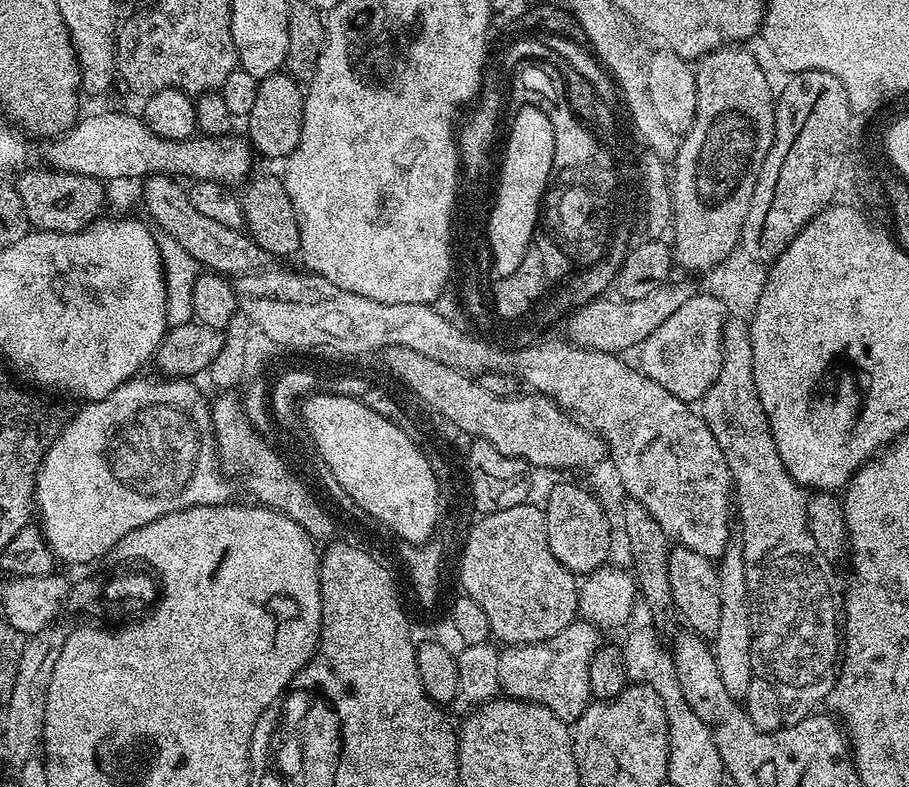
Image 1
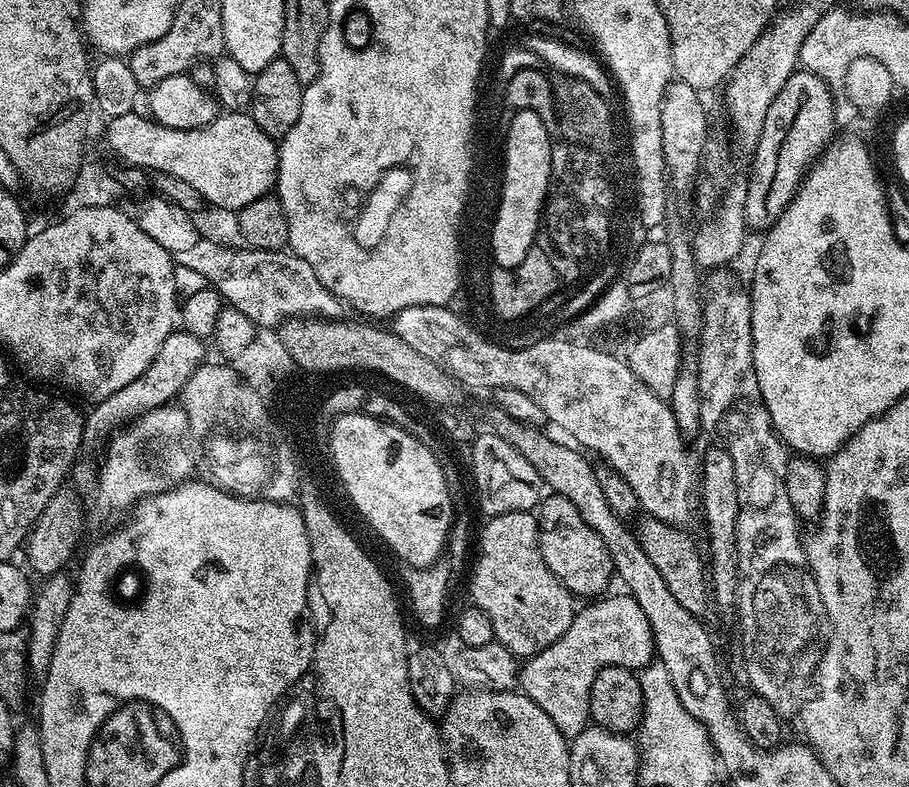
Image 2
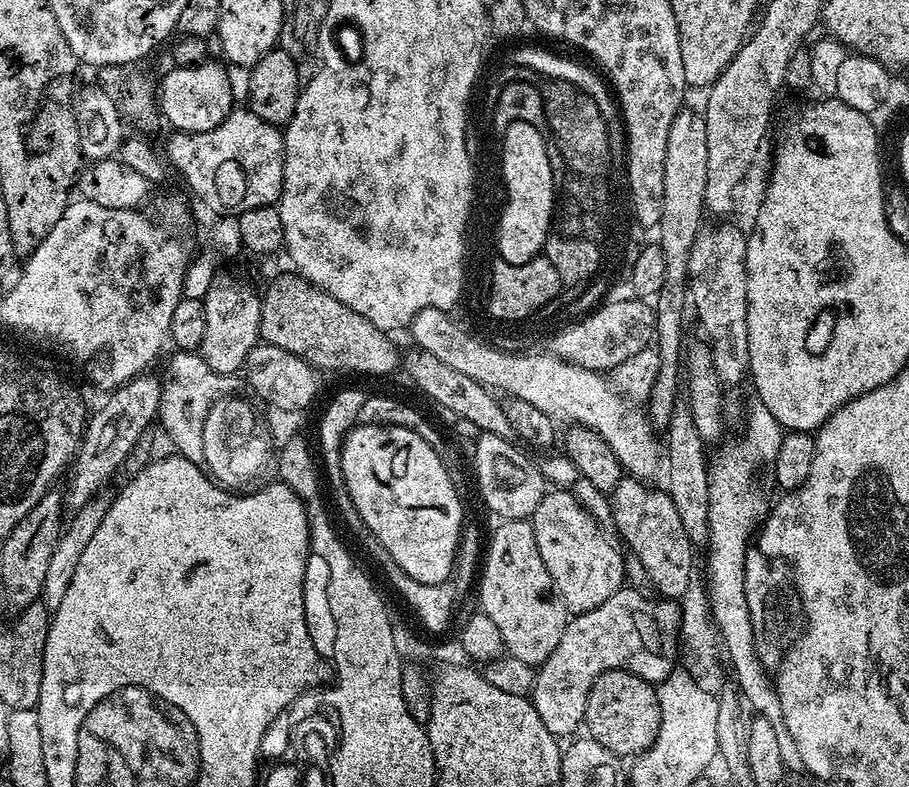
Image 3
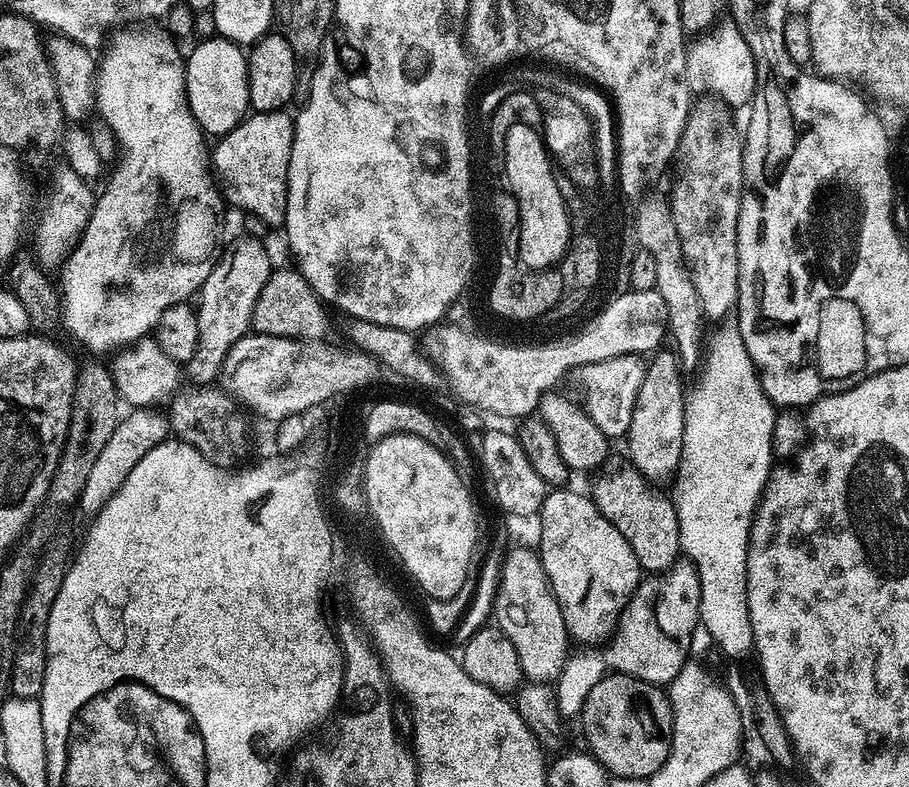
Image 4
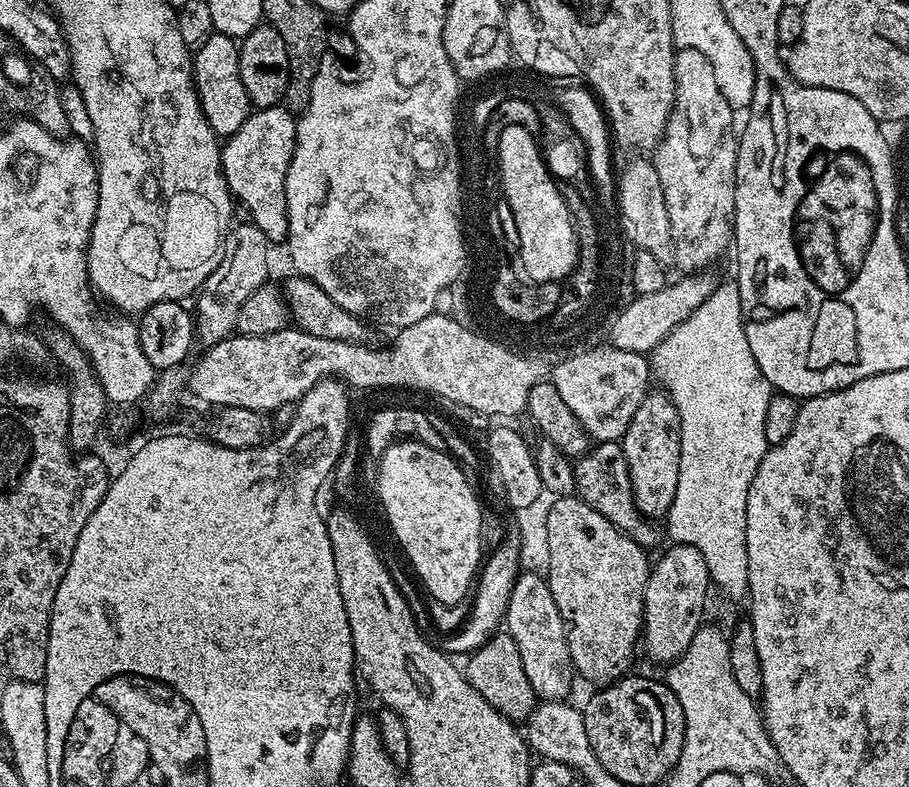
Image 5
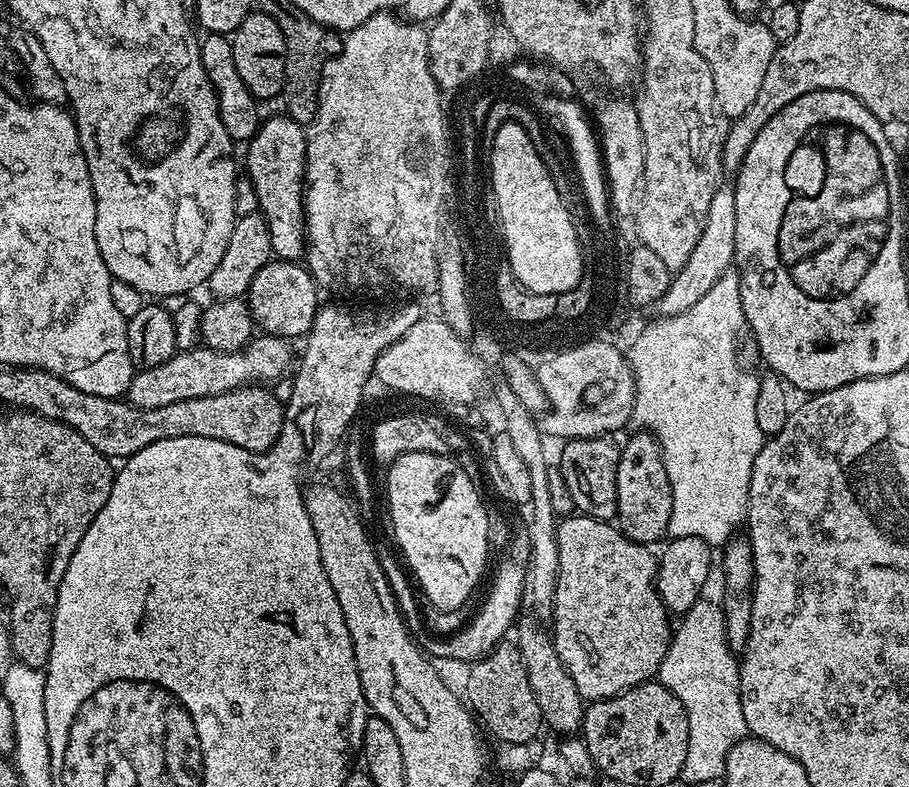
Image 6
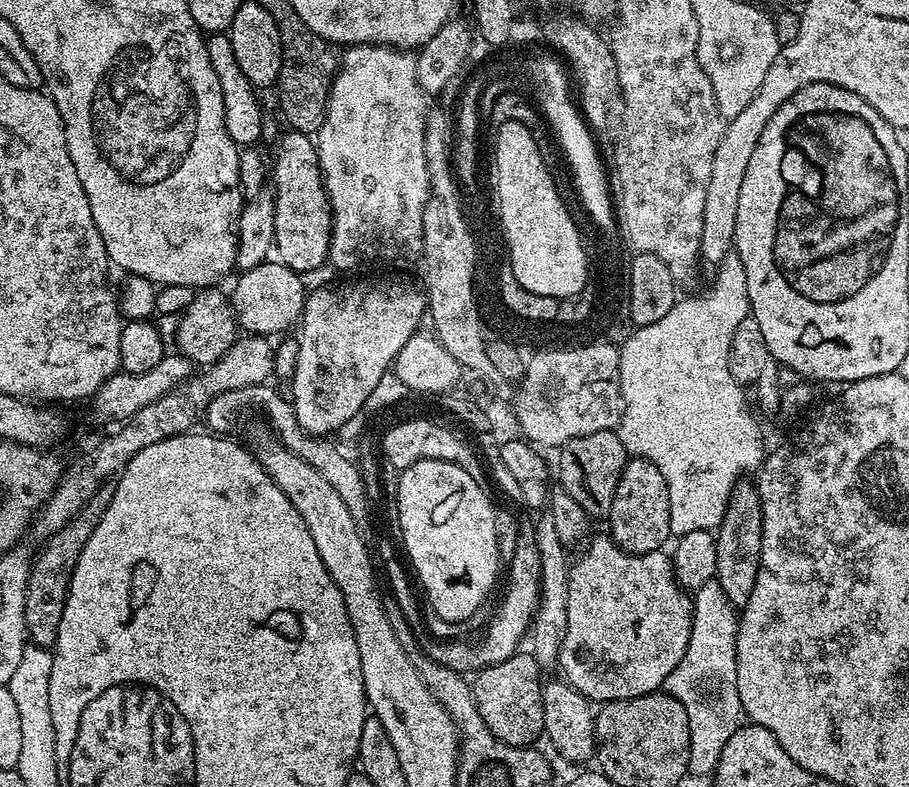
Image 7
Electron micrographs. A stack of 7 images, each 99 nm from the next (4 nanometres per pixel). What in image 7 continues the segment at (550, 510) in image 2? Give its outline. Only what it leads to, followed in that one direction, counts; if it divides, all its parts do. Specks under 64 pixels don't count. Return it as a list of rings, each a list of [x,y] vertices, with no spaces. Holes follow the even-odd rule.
[[[607,534],[593,535],[583,545],[580,557],[572,564],[566,579],[566,634],[560,647],[558,668],[561,668],[563,679],[573,684],[583,696],[593,702],[607,702],[610,700],[625,700],[626,698],[638,698],[651,692],[663,689],[666,678],[678,662],[682,662],[682,654],[686,654],[686,646],[690,642],[690,626],[692,625],[692,596],[680,587],[676,575],[672,569],[672,557],[667,551],[651,552],[641,556],[631,556],[626,550],[619,548],[612,537]]]

